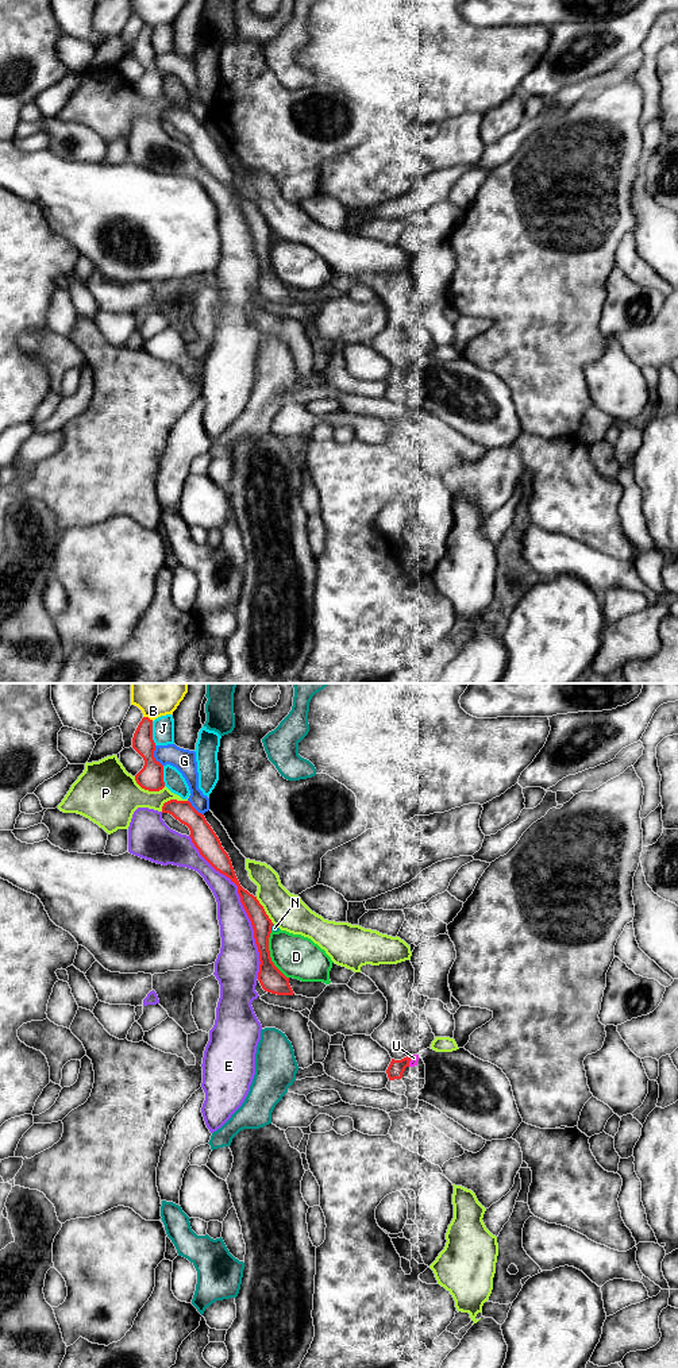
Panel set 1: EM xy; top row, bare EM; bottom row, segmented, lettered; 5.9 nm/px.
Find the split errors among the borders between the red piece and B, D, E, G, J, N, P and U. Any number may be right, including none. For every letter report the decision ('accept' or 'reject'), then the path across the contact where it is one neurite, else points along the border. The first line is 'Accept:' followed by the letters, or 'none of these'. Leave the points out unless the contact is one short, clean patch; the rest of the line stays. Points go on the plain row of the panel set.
Accept: none of these
B: reject; border along xy (143, 24), (153, 29)
D: reject
E: reject
G: reject
J: reject
N: reject; border along xy (273, 232), (270, 238)
P: reject
U: reject

